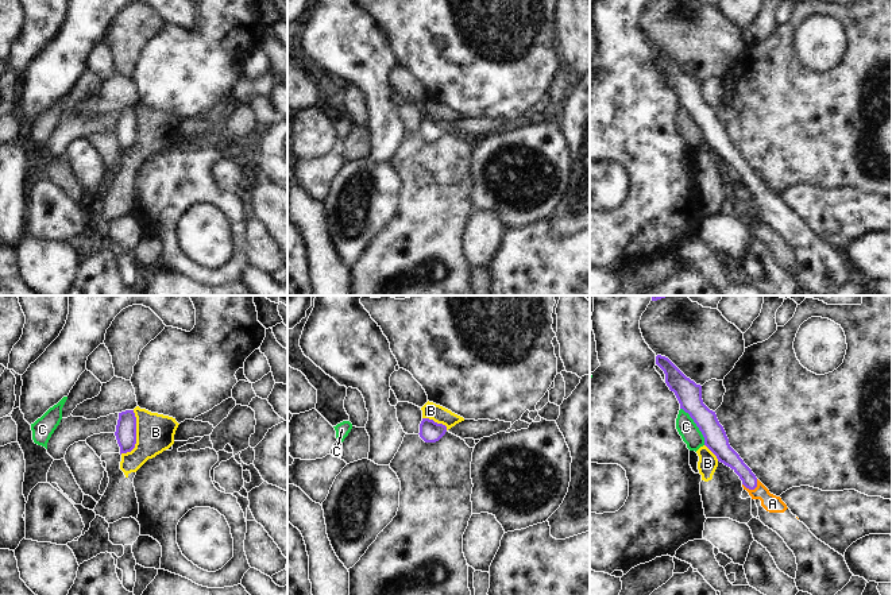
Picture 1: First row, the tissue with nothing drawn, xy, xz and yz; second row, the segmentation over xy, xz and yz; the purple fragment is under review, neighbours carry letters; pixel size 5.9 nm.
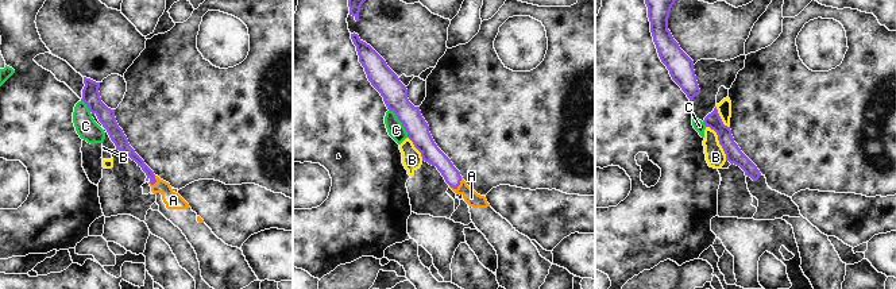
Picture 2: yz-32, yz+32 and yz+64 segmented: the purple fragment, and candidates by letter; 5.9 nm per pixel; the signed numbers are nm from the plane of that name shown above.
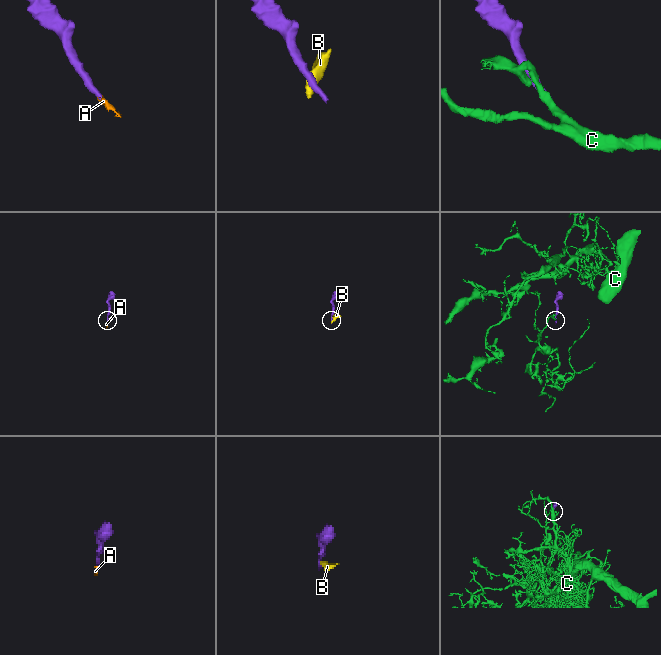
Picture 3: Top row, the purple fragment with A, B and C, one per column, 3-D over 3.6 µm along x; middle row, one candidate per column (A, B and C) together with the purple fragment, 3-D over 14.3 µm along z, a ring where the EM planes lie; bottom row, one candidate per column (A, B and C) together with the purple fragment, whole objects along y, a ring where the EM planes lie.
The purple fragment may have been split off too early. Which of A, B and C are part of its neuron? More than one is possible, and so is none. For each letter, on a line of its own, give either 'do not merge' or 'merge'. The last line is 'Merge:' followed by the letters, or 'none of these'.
A: merge
B: do not merge
C: do not merge
Merge: A

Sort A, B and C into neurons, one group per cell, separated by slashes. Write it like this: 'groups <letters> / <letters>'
groups A / B / C

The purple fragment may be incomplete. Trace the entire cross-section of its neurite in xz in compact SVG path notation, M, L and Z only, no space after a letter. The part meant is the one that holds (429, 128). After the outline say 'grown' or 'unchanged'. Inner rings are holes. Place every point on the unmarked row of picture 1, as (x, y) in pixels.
M422 116L418 132L425 140L436 140L445 132L445 130L445 123L437 121L429 116Z | unchanged

